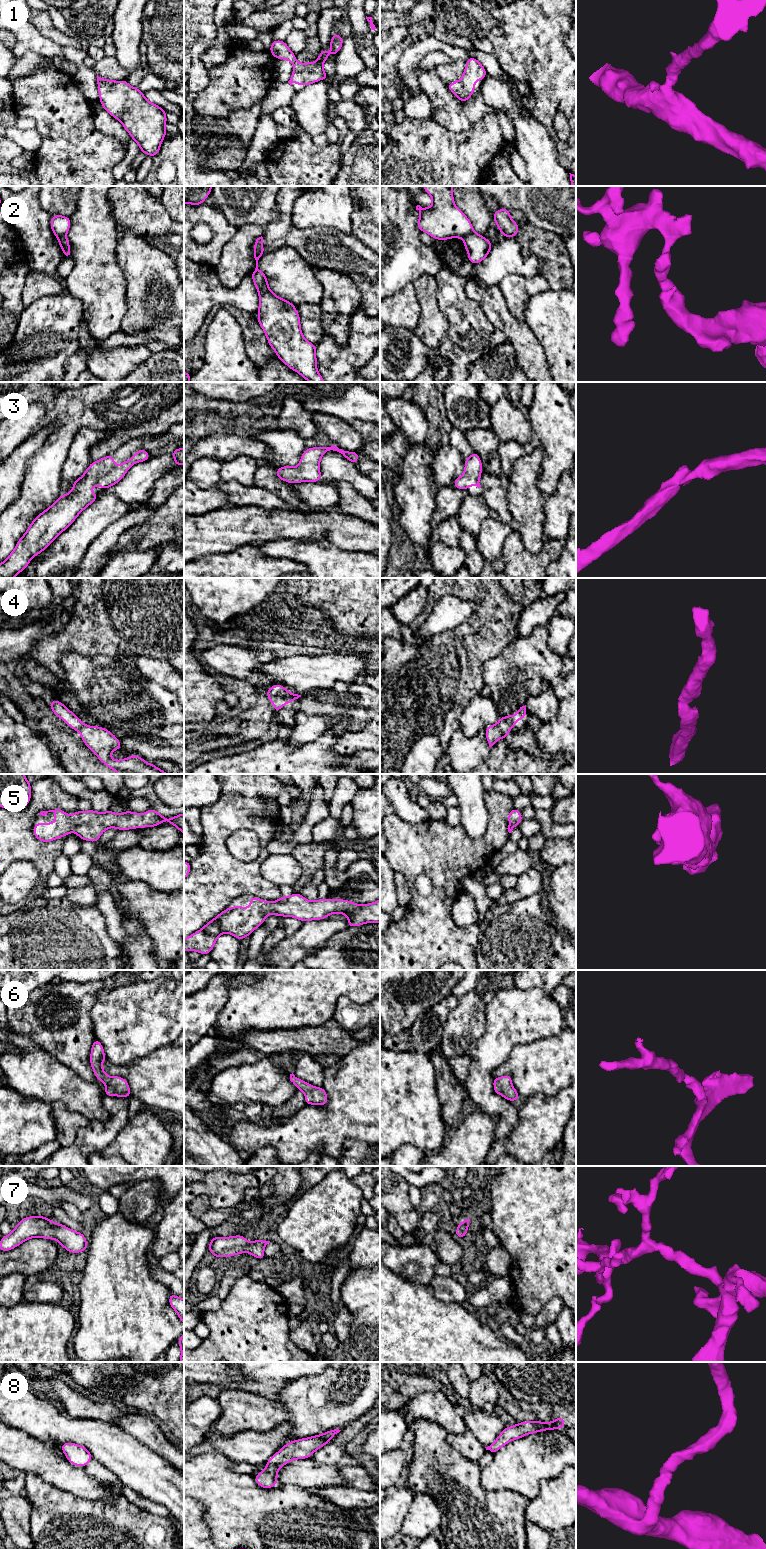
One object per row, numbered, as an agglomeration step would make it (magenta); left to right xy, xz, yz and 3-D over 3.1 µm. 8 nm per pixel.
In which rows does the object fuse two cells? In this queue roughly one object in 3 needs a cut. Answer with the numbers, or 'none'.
2

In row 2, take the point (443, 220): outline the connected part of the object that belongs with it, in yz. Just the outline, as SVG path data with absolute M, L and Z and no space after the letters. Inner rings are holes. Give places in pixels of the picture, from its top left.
M423 186L423 188L432 197L432 206L429 208L422 208L420 205L416 206L416 210L420 211L417 226L421 232L428 233L436 240L464 238L474 233L471 221L454 203L453 186Z

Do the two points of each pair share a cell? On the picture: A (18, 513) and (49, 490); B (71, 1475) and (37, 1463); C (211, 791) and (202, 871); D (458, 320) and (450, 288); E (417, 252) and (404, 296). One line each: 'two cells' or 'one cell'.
A: one cell
B: one cell
C: two cells
D: one cell
E: two cells

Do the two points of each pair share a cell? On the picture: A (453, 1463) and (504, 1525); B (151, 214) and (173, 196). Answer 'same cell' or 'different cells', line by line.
A: same cell
B: different cells

